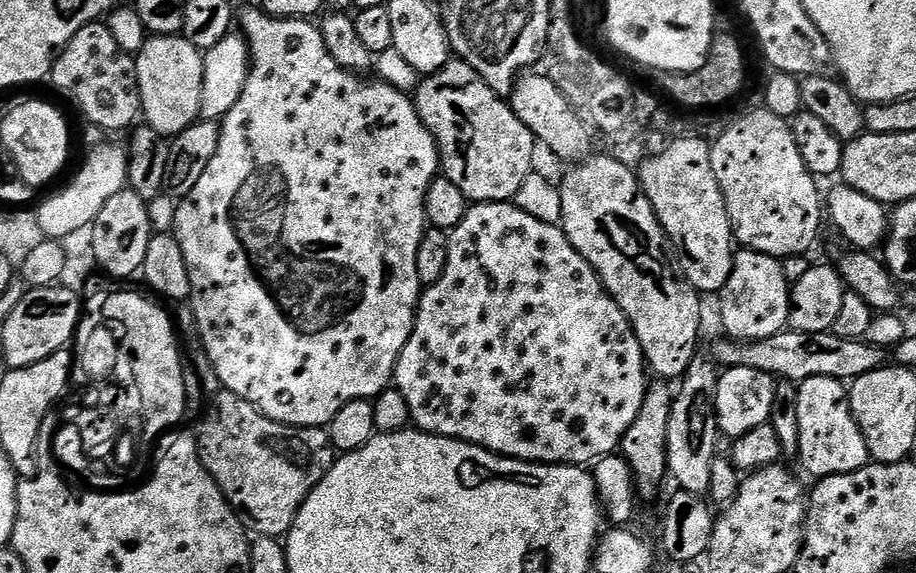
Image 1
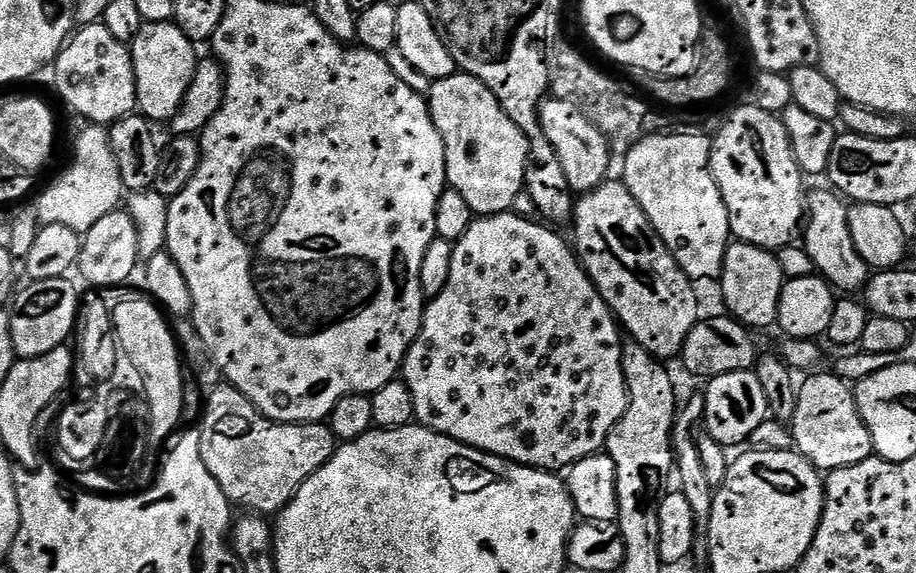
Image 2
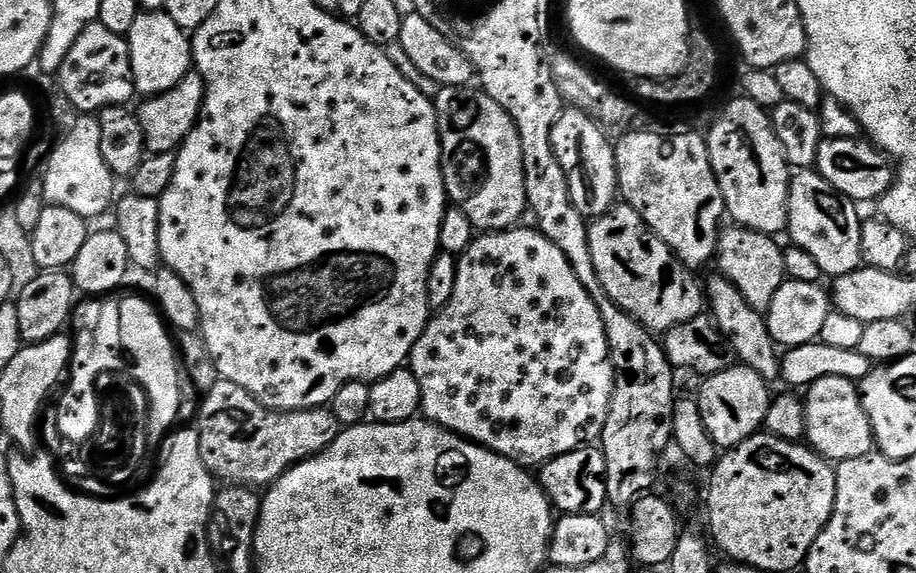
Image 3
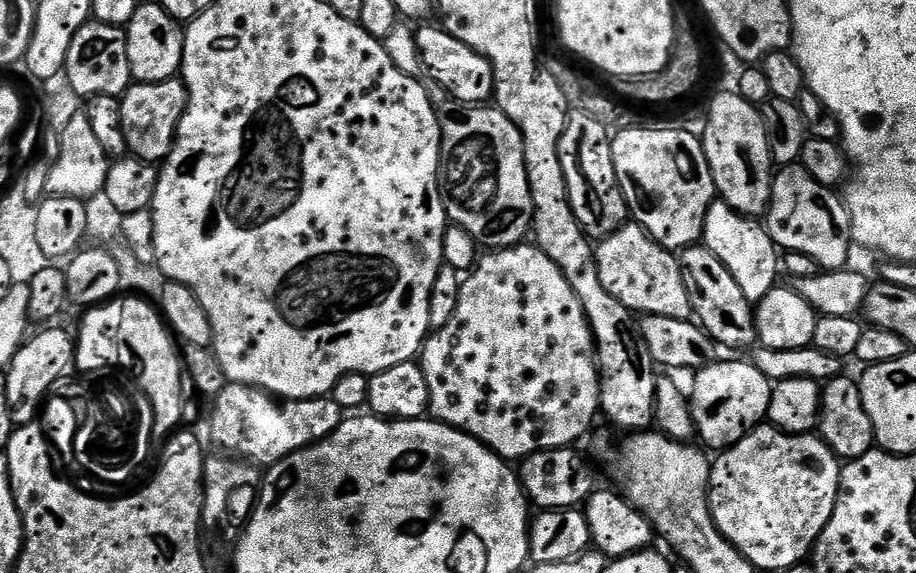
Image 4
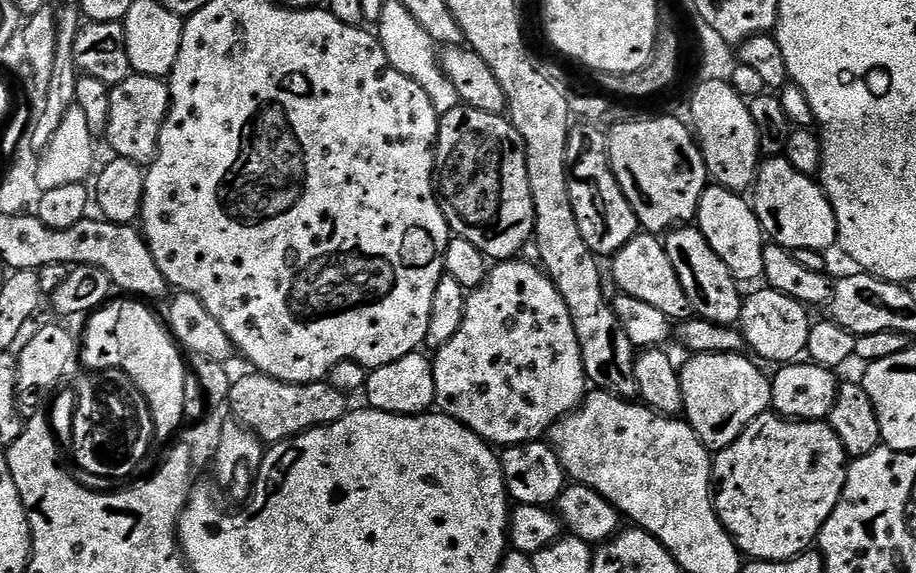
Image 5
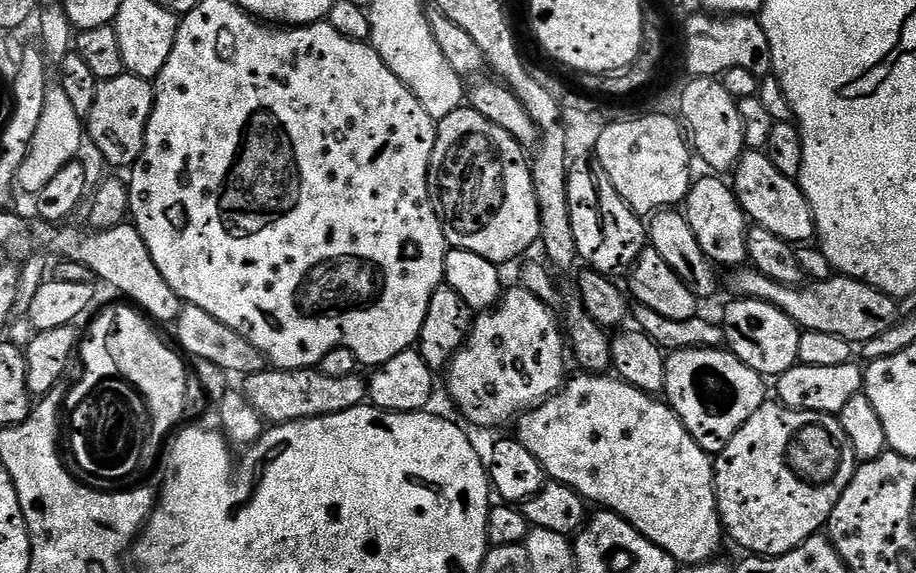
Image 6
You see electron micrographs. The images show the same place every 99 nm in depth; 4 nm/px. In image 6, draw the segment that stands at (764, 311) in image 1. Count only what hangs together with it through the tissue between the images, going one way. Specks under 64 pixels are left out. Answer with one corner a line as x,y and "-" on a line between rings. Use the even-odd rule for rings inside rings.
707,174
695,181
688,192
688,199
682,205
682,211
690,222
690,230
694,230
694,235
698,237
698,246
702,246
702,254
710,258
713,264
721,269
732,268
736,270
748,260
748,229
750,221
745,216
742,206
738,202
735,192
732,191
731,183
727,179
716,174

